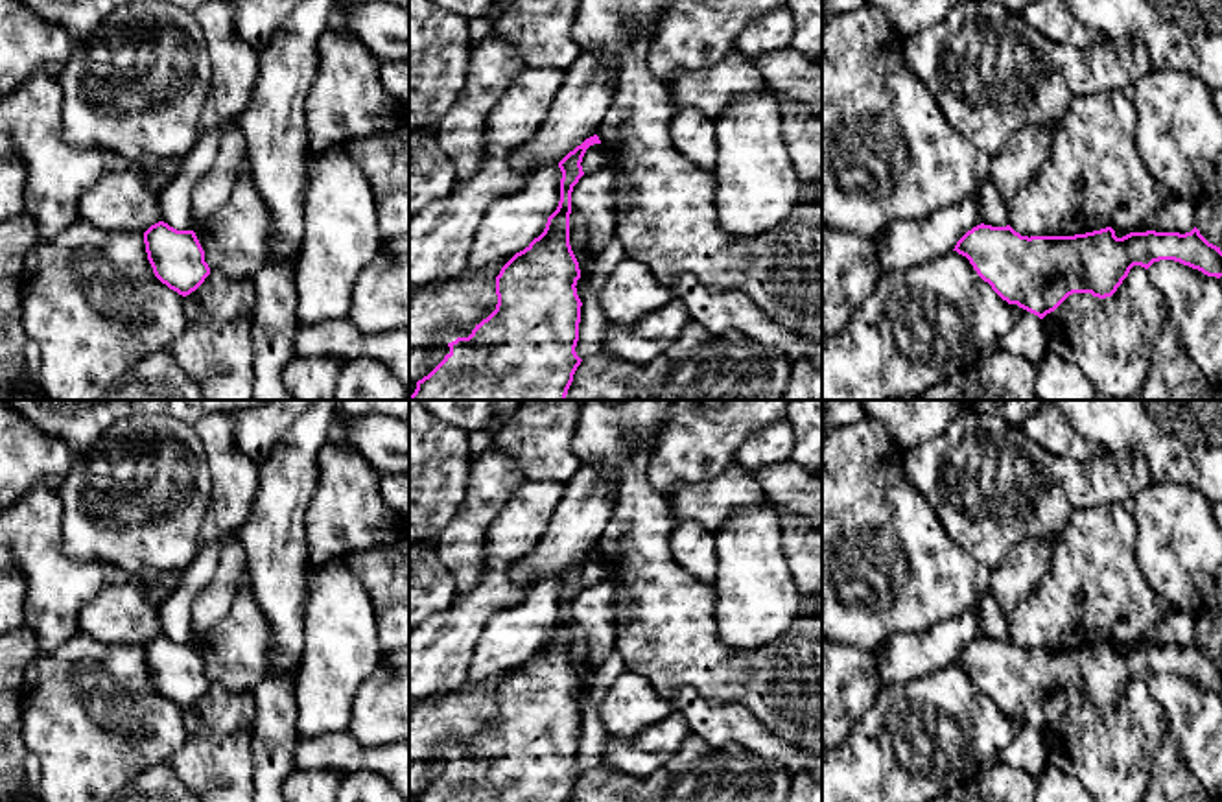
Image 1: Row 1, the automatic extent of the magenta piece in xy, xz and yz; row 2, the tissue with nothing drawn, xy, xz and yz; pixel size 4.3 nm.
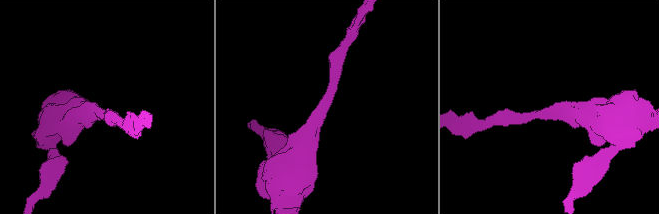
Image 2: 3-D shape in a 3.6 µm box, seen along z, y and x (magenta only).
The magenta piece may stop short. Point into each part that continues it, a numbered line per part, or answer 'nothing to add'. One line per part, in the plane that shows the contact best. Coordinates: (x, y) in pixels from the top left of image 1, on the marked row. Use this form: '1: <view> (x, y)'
nothing to add

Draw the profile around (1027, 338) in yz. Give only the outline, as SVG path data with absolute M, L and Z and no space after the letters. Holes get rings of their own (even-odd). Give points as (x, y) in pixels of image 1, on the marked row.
M1010 304L1017 315L1016 328L1006 334L997 345L990 345L981 352L979 361L995 352L997 348L1016 350L1025 356L1032 363L1040 363L1040 360L1047 354L1047 337L1043 334L1043 319L1038 315L1019 308L1017 304Z

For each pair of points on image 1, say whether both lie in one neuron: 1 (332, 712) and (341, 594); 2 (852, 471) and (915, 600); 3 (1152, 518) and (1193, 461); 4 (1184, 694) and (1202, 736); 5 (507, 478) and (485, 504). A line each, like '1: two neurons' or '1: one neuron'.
1: one neuron
2: one neuron
3: two neurons
4: one neuron
5: one neuron

